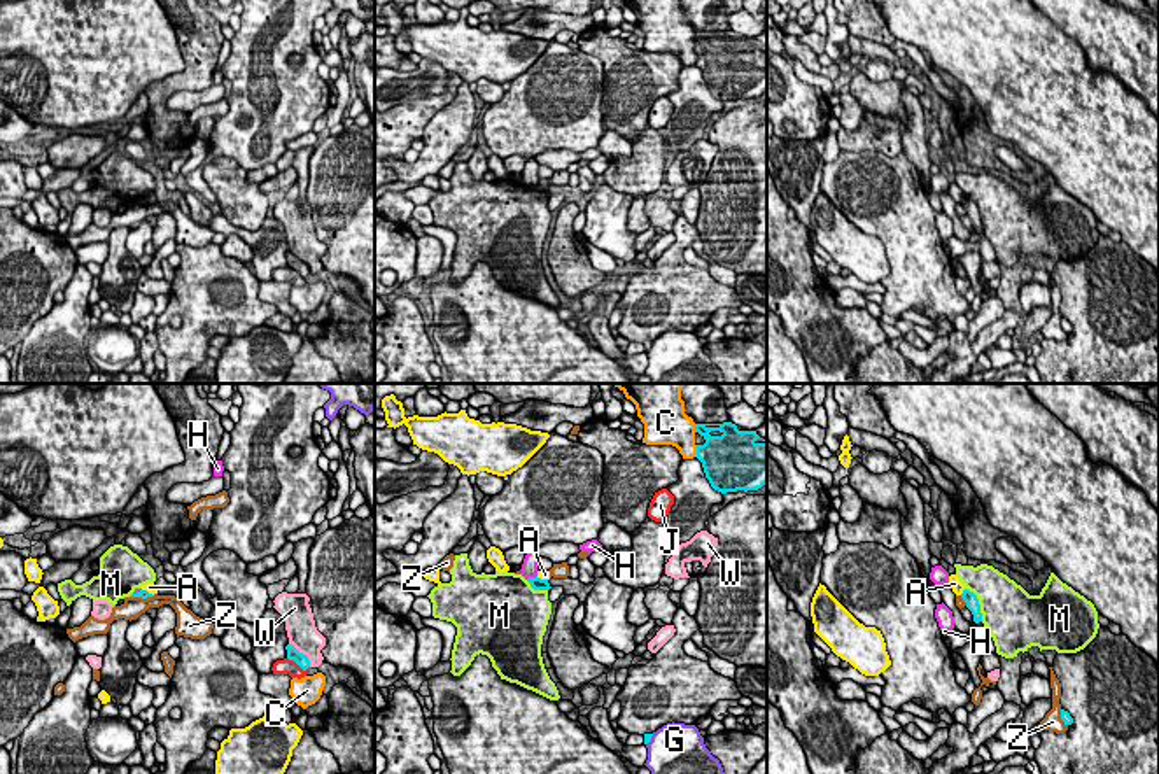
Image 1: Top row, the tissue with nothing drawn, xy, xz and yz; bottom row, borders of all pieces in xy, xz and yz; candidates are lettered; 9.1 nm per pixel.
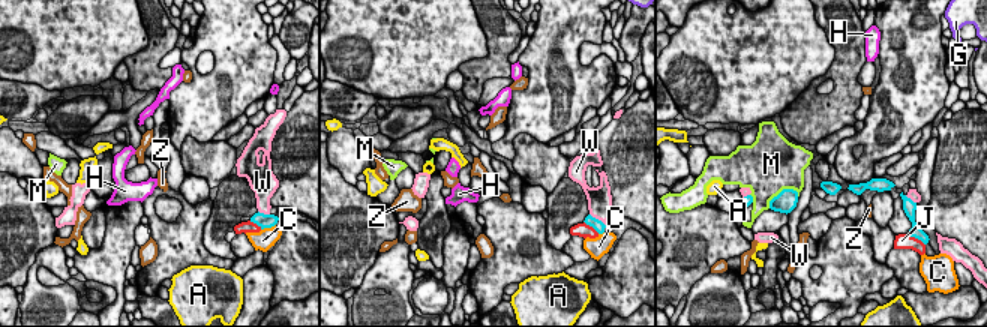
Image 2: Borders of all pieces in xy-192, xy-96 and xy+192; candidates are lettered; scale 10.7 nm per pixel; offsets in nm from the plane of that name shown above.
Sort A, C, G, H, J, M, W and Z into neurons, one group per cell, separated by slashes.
A / C / G / H / J / M / W / Z

